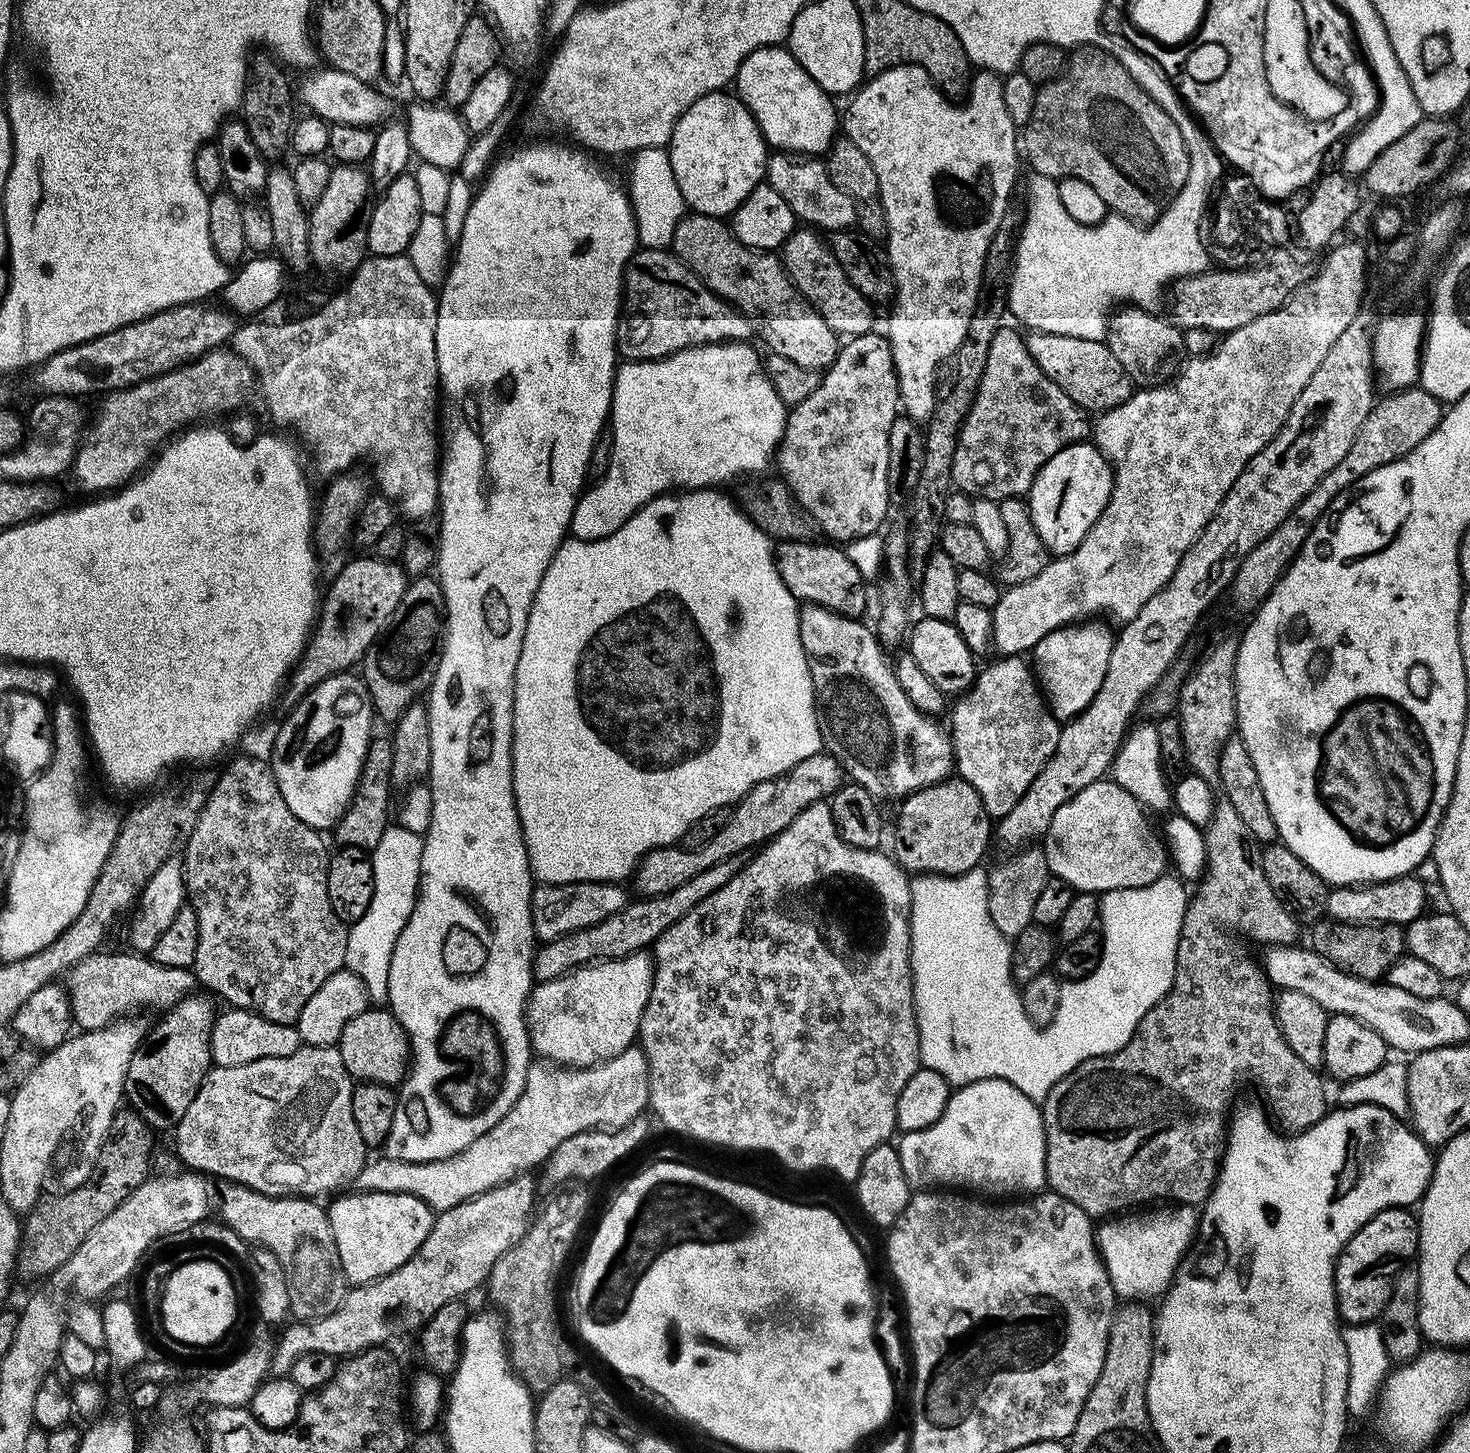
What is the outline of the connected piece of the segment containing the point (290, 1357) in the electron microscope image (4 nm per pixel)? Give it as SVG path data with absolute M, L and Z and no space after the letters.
M528 1174L515 1176L505 1184L486 1190L450 1210L439 1213L433 1219L430 1234L426 1234L426 1242L422 1242L422 1246L418 1246L414 1255L405 1264L398 1266L398 1270L372 1280L369 1284L349 1287L340 1308L326 1318L289 1323L283 1329L285 1332L280 1345L277 1348L275 1346L271 1353L271 1375L276 1378L287 1377L294 1362L298 1362L302 1354L330 1354L337 1358L347 1358L357 1356L368 1348L391 1345L391 1340L396 1340L415 1328L416 1331L423 1329L432 1319L432 1315L442 1306L446 1306L446 1302L467 1297L467 1292L474 1291L479 1284L481 1287L487 1281L494 1262L498 1262L498 1258L502 1258L502 1254L506 1254L506 1250L510 1250L510 1246L518 1243L528 1231L534 1209L537 1207L536 1184L532 1178Z

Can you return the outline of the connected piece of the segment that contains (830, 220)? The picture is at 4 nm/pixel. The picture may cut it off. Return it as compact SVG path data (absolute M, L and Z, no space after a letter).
M779 150L773 151L768 157L766 165L766 182L774 190L778 190L778 195L784 199L786 206L790 206L790 210L796 215L797 221L806 223L816 230L825 230L829 233L848 230L857 223L858 220L858 205L852 199L850 194L846 194L842 189L832 181L828 173L828 165L820 158L797 158L795 155L782 152Z

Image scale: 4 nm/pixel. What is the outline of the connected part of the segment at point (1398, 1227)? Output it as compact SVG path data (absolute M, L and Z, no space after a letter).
M1407 1207L1387 1208L1350 1238L1336 1263L1336 1308L1345 1325L1379 1321L1390 1302L1396 1276L1420 1251L1420 1221Z

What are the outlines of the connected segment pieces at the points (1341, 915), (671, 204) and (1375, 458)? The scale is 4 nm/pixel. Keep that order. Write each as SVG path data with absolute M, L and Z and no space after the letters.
M1419 875L1399 876L1378 884L1336 886L1328 893L1327 915L1337 924L1375 924L1377 926L1407 926L1425 915L1428 892Z
M667 147L643 148L631 157L632 174L626 180L626 191L632 201L632 213L636 219L636 238L645 248L667 249L678 222L686 214L682 190L678 190L678 178L674 178L674 166L670 166Z
M1419 386L1393 391L1385 400L1377 399L1366 422L1362 422L1362 430L1358 430L1356 440L1350 446L1346 458L1342 458L1342 462L1338 462L1338 466L1334 466L1334 470L1326 473L1318 482L1318 486L1314 486L1308 492L1310 498L1306 498L1306 502L1302 502L1298 510L1292 511L1293 514L1298 514L1300 510L1308 510L1306 520L1294 528L1308 528L1312 532L1321 516L1333 507L1332 499L1339 492L1346 491L1351 484L1353 487L1367 472L1405 456L1414 446L1418 446L1418 442L1422 442L1422 438L1433 432L1438 426L1441 415L1442 402L1434 398L1434 394Z

